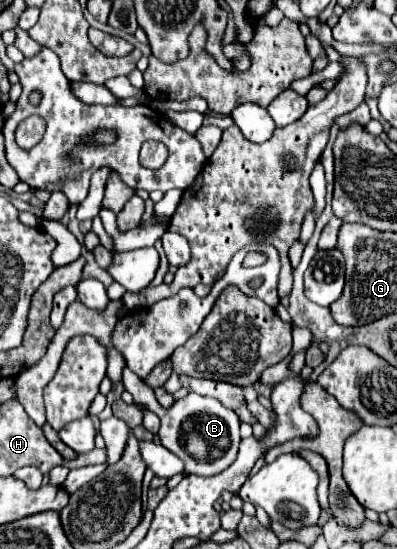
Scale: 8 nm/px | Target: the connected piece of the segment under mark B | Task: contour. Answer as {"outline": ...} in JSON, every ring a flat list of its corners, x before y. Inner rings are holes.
{"outline":[[128,366,122,372,122,380,124,380,126,390,134,396,136,402,152,406,152,410,158,414,160,442,164,448,168,448,172,454,176,454,184,462,186,474,214,476,214,474,226,470,234,462,234,458,238,454,238,444,240,444,240,434,238,434,240,420,234,410,224,408,214,398,206,398,206,396,198,396,198,394,188,394,186,398,174,402,170,408,162,408,154,396,154,390,150,386,146,386],[188,436,194,440,192,444,188,444]]}

